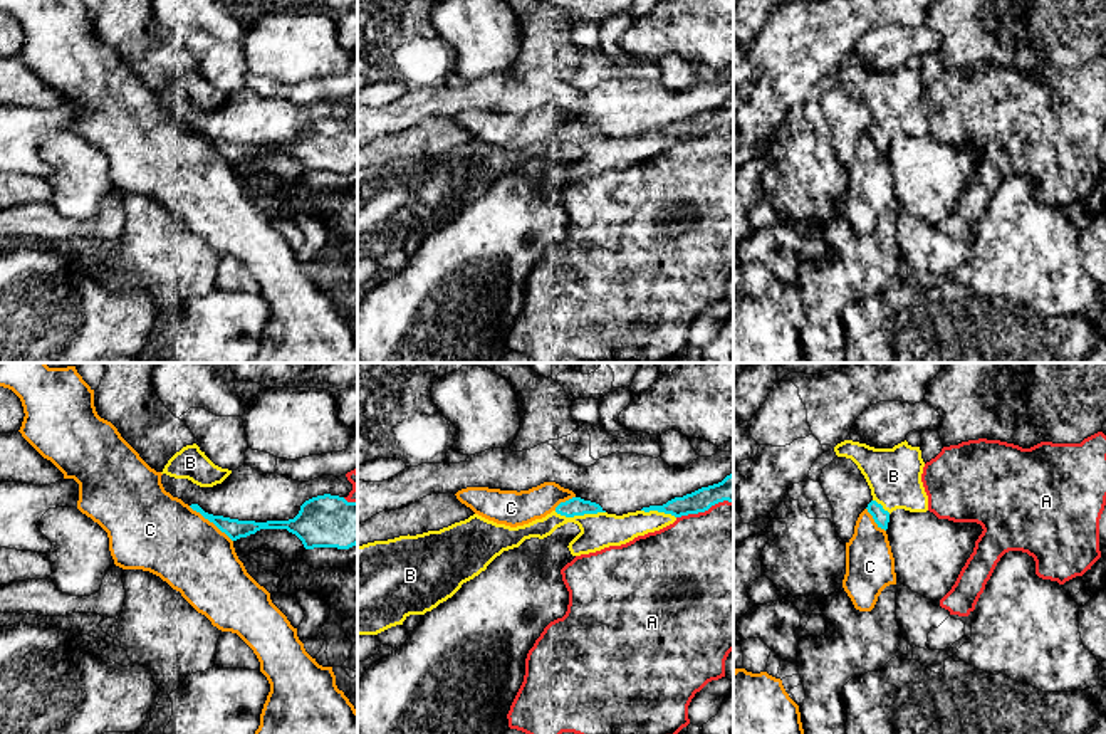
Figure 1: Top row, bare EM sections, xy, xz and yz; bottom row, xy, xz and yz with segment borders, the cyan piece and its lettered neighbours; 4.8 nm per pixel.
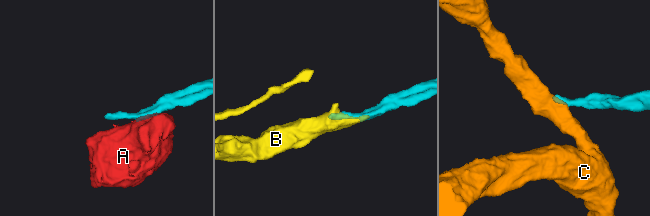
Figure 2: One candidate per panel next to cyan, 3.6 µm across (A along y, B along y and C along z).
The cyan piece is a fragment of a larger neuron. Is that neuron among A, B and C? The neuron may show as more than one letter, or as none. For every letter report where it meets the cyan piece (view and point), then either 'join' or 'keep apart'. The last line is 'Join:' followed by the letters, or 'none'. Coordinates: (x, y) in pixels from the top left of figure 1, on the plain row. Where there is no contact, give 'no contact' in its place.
A: meets cyan in xz at (704, 135); keep apart
B: meets cyan in xz at (579, 138); join
C: meets cyan in xy at (210, 145); keep apart
Join: B

